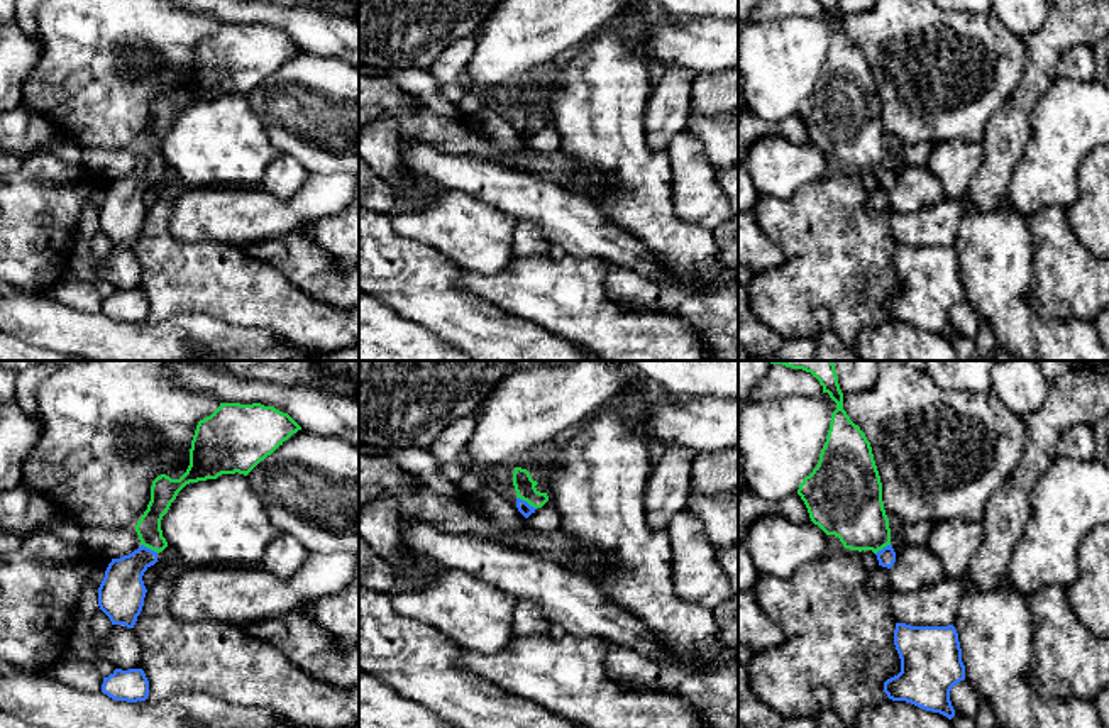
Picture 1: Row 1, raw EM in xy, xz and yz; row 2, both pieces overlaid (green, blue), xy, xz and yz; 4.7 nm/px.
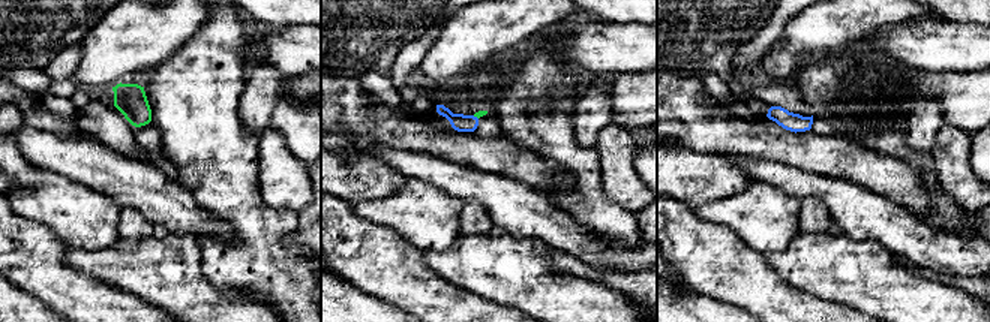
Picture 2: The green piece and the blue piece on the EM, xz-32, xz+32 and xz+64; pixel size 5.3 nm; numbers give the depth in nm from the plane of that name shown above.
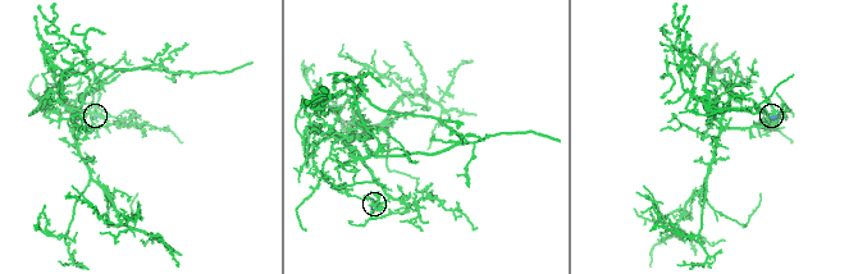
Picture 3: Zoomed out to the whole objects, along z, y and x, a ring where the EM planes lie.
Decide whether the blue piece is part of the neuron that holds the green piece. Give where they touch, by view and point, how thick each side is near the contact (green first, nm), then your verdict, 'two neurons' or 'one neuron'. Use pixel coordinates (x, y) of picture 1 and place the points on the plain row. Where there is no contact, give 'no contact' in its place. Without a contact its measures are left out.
meets green in xz at (527, 122); 100 nm thick on the green side, 60 nm on the other; one neuron

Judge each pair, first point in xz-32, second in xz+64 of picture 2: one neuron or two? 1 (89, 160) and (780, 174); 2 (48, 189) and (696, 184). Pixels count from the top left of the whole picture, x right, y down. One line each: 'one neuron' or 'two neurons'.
1: one neuron
2: two neurons

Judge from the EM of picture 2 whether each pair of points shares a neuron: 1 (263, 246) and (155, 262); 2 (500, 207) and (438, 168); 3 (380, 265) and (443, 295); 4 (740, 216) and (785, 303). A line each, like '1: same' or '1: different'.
1: different
2: same
3: same
4: different

